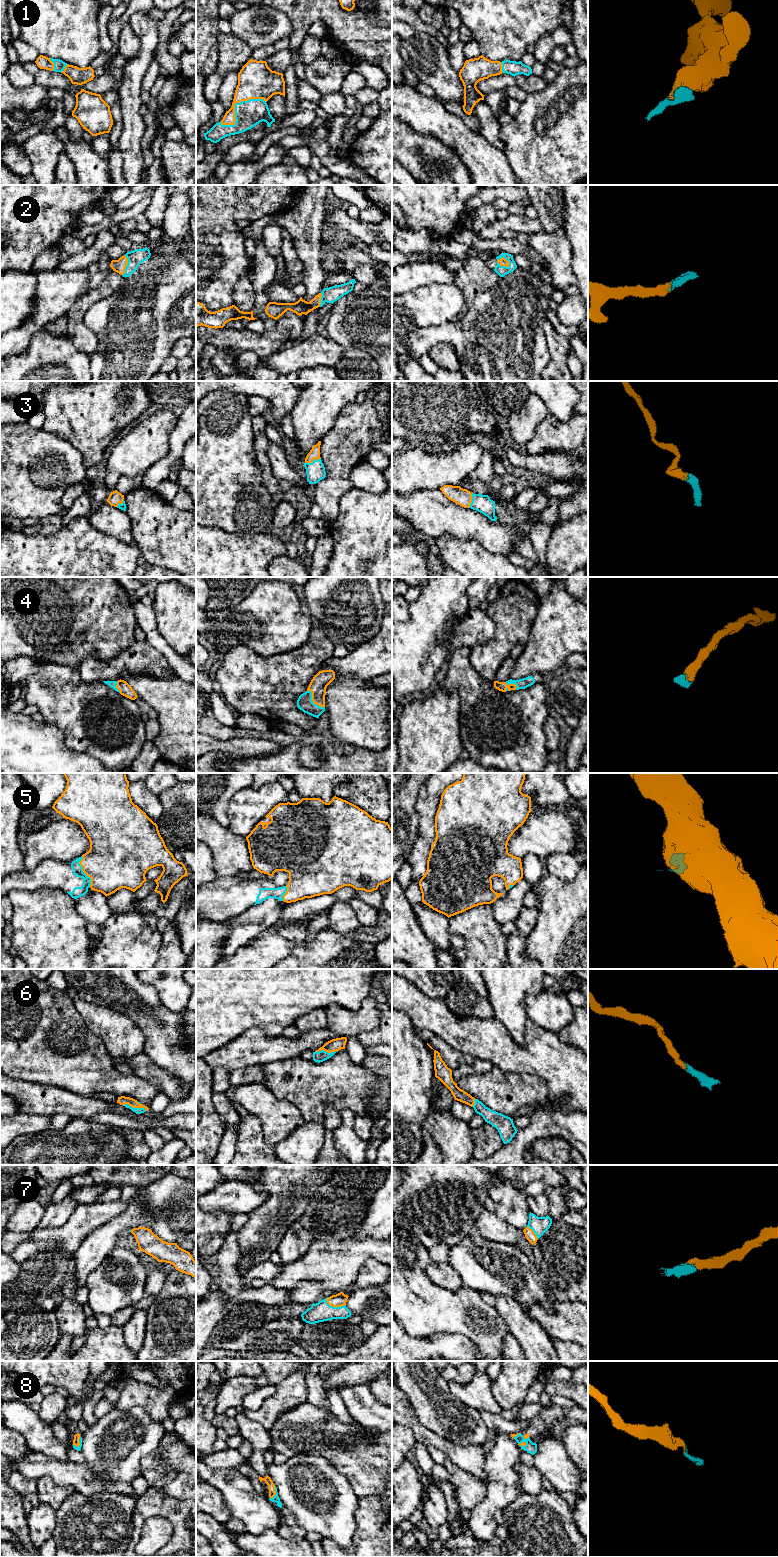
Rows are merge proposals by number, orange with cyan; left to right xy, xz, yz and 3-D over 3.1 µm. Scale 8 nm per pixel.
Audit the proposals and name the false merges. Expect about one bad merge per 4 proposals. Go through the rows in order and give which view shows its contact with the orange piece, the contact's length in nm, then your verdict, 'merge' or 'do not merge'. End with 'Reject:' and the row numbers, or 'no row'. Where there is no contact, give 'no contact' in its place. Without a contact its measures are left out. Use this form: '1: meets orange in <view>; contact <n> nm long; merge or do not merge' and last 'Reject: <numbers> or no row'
1: meets orange in xz; contact 420 nm long; merge
2: meets orange in yz; contact 120 nm long; merge
3: meets orange in xz; contact 140 nm long; merge
4: meets orange in xz; contact 200 nm long; merge
5: meets orange in xy; contact 260 nm long; merge
6: meets orange in xy; contact 200 nm long; merge
7: meets orange in xz; contact 180 nm long; merge
8: meets orange in xz; contact 110 nm long; merge
Reject: no row

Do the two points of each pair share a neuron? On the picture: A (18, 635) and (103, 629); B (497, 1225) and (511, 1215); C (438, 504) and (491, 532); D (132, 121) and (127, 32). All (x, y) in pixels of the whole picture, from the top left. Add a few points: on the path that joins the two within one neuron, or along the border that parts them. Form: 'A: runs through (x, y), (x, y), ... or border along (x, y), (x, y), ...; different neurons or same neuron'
A: runs through (39, 629), (82, 629); same neuron
B: border along (494, 1211), (500, 1218), (518, 1230); different neurons
C: runs through (451, 517), (459, 522), (478, 527); same neuron
D: border along (138, 37), (139, 51), (127, 61); different neurons

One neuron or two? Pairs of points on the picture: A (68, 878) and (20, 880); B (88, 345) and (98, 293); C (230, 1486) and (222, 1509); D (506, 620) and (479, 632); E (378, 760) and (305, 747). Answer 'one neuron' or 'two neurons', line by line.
A: one neuron
B: one neuron
C: two neurons
D: two neurons
E: one neuron

